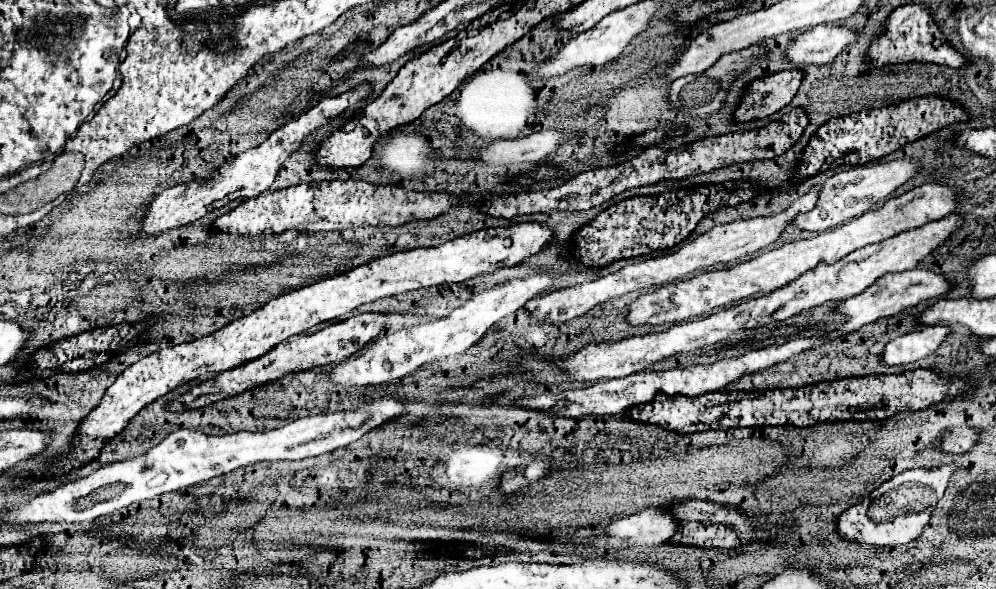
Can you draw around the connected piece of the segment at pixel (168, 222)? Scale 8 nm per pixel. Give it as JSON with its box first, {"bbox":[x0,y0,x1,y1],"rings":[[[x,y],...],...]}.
{"bbox":[140,83,370,237],"rings":[[[364,83],[364,85],[360,85],[358,89],[348,91],[348,93],[340,95],[340,97],[324,97],[316,107],[308,109],[308,111],[302,113],[300,117],[296,117],[296,119],[288,121],[284,127],[276,129],[262,145],[258,145],[258,147],[254,147],[254,149],[248,149],[246,153],[240,153],[240,155],[232,157],[230,161],[224,161],[224,165],[220,165],[220,169],[218,169],[210,179],[200,179],[200,181],[194,179],[194,181],[188,181],[188,183],[182,183],[182,185],[176,185],[176,187],[170,187],[170,189],[166,189],[166,191],[162,191],[162,193],[150,203],[150,207],[146,209],[146,215],[144,215],[144,219],[142,219],[140,231],[142,231],[144,235],[148,235],[148,237],[156,237],[156,235],[160,235],[160,233],[166,231],[166,229],[174,229],[174,227],[180,227],[180,225],[194,223],[196,219],[204,217],[206,213],[210,213],[210,211],[214,211],[214,209],[220,209],[220,207],[224,207],[226,203],[230,203],[230,201],[234,201],[234,199],[238,199],[238,197],[248,199],[248,197],[256,197],[256,195],[260,195],[260,193],[264,193],[264,191],[268,191],[270,185],[274,183],[274,177],[276,177],[278,169],[282,167],[282,163],[284,163],[296,149],[300,149],[302,139],[304,139],[310,131],[314,131],[314,129],[318,129],[318,127],[330,123],[334,117],[338,117],[338,115],[342,113],[342,109],[346,109],[346,107],[350,107],[350,105],[356,105],[356,103],[364,103],[366,97],[368,97],[368,93],[370,93],[370,87]]]}

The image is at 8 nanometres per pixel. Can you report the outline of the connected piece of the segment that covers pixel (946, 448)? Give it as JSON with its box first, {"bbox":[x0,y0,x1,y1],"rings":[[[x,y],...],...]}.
{"bbox":[938,427,980,453],"rings":[[[964,427],[954,431],[944,431],[944,435],[938,439],[938,449],[942,453],[968,453],[980,439],[980,431]]]}

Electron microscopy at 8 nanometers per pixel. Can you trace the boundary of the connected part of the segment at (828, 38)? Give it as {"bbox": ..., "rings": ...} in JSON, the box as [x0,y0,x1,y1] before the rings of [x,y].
{"bbox":[788,25,858,69],"rings":[[[818,25],[802,33],[788,47],[788,61],[794,67],[804,69],[806,65],[826,65],[836,59],[848,45],[858,37],[856,29],[842,25]]]}

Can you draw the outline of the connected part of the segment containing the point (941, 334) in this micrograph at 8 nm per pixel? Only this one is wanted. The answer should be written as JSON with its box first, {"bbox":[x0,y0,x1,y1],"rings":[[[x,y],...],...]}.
{"bbox":[884,325,952,365],"rings":[[[924,325],[902,337],[896,337],[886,345],[884,363],[886,365],[906,365],[914,363],[930,353],[934,353],[940,343],[952,333],[948,325]]]}

